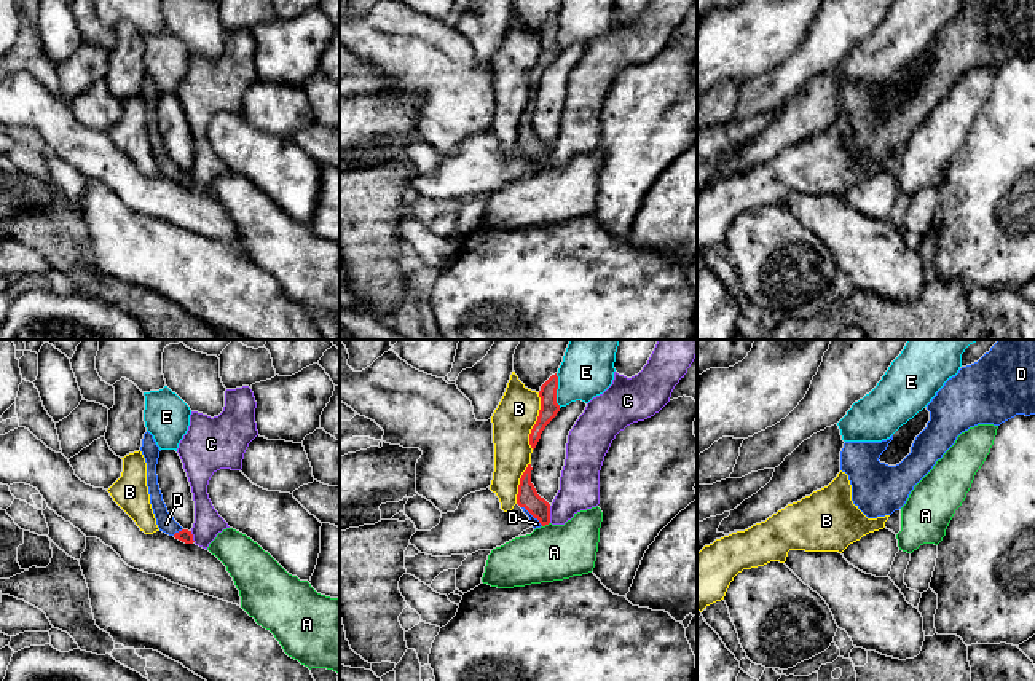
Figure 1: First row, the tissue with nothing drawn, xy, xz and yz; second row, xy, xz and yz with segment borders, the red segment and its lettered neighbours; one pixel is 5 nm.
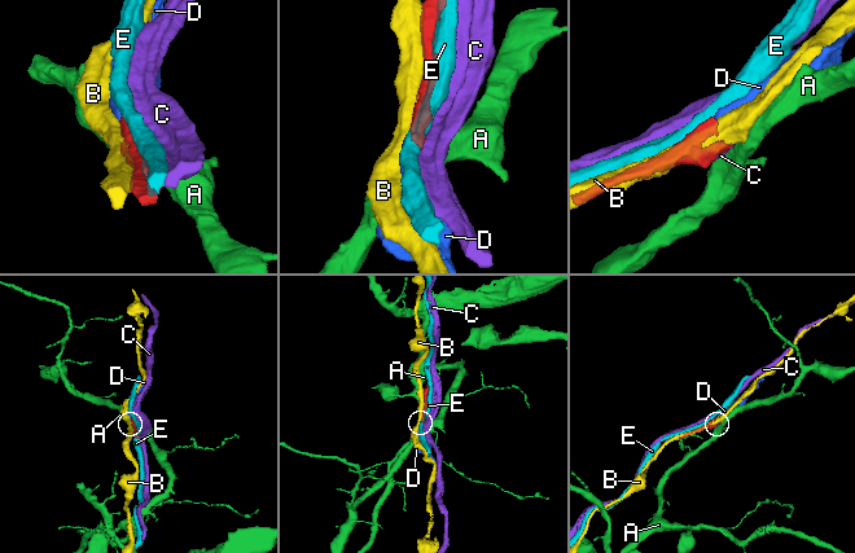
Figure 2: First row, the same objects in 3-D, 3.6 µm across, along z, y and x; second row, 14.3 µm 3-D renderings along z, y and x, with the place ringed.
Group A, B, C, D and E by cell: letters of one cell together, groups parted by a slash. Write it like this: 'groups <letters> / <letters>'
groups A / B / C / D / E

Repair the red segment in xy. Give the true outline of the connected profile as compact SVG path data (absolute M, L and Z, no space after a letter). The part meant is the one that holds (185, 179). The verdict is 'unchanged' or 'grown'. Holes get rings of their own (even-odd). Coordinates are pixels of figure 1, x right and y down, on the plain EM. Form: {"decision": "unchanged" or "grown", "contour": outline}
{"decision": "grown", "contour": "M147 73L142 81L140 94L147 105L147 129L150 137L150 147L156 161L159 174L174 179L175 182L193 187L193 177L188 172L183 172L174 159L167 155L167 150L163 144L163 137L158 128L156 107L159 100L159 89L156 88L153 78Z"}

